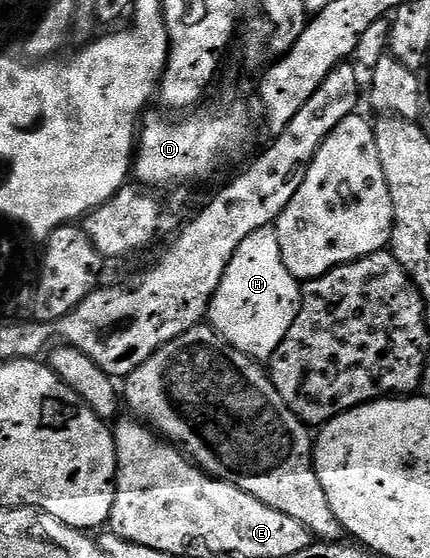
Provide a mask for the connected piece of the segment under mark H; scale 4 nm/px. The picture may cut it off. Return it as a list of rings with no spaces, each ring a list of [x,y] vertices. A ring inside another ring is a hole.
[[[271,226],[248,234],[240,242],[240,250],[228,262],[228,270],[224,270],[224,278],[210,303],[208,323],[231,348],[255,362],[266,362],[276,346],[284,342],[284,334],[292,330],[301,305],[302,284],[284,266],[278,230]]]

